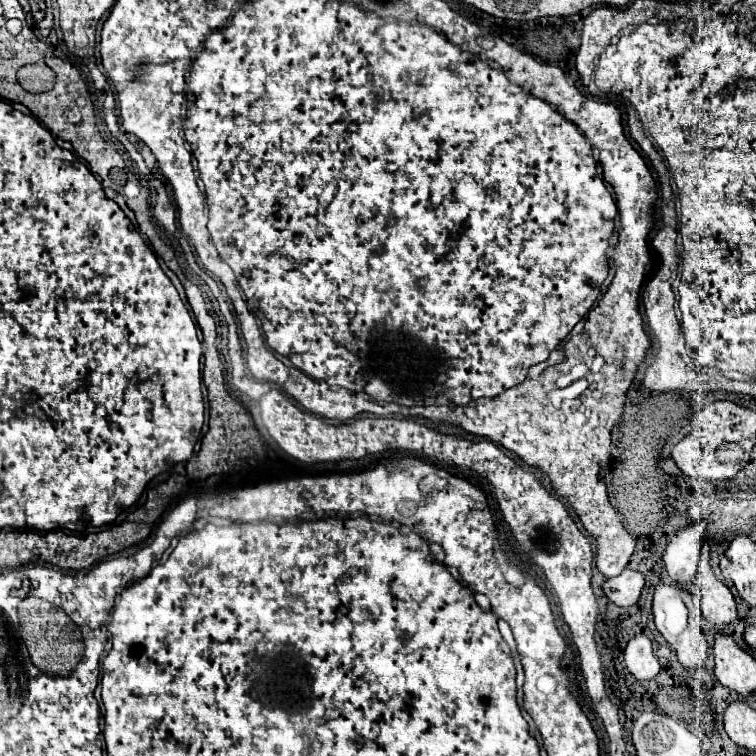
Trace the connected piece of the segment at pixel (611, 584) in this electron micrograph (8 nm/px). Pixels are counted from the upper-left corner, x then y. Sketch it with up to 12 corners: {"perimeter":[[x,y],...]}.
{"perimeter":[[634,570],[602,584],[606,598],[622,608],[634,606],[644,576]]}

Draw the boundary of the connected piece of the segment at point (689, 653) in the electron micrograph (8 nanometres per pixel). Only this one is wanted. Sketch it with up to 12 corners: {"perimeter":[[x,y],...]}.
{"perimeter":[[658,584],[652,612],[680,664],[704,666],[698,600]]}

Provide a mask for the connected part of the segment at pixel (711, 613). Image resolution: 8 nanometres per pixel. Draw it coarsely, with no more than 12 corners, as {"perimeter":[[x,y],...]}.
{"perimeter":[[704,538],[698,580],[704,618],[726,626],[736,622],[730,588],[710,568]]}

